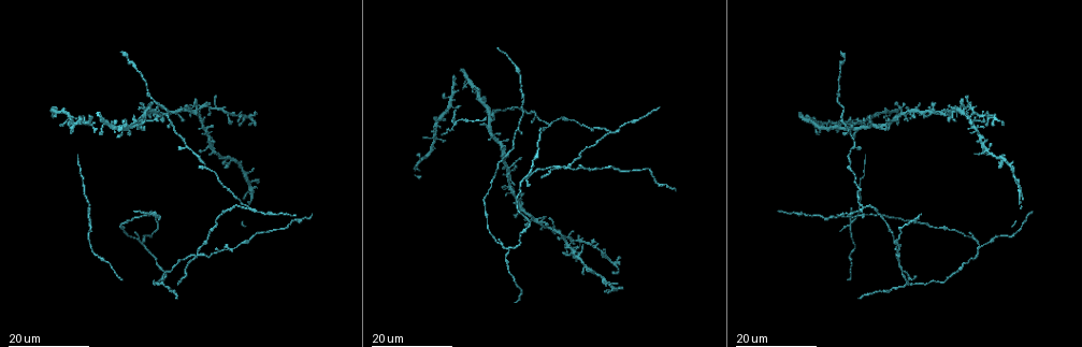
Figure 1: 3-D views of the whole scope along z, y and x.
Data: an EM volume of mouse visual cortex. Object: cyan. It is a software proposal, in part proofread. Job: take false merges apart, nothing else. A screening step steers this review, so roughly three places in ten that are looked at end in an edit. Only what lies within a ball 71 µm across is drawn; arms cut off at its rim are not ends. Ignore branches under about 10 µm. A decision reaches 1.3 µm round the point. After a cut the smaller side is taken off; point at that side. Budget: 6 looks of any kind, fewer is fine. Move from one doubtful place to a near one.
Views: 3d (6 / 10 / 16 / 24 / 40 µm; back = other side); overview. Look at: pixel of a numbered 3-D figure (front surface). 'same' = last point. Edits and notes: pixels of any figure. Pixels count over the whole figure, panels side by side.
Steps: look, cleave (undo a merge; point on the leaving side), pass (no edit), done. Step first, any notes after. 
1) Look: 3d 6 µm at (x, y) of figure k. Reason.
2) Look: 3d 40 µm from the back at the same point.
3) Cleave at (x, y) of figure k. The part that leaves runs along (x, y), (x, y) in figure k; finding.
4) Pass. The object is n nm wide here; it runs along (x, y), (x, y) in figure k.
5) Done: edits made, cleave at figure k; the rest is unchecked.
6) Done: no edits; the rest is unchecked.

Look: 3d 16 µm at (160, 281) of figure 1. Three-way junction.

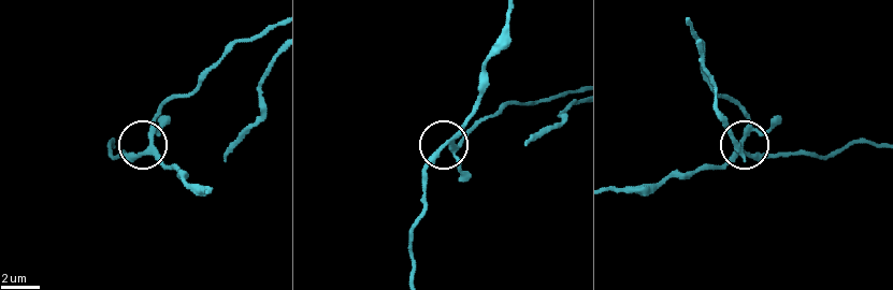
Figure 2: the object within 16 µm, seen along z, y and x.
Look: 3d 6 µm at (147, 149) of figure 2. Closer look.

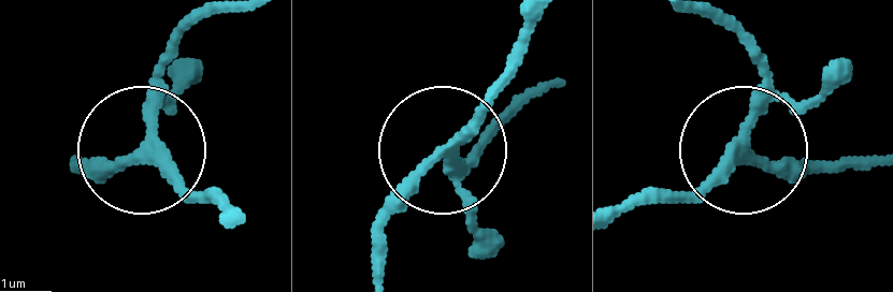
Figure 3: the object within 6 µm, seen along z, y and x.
Look: 3d 6 µm from the back at (444, 150) of figure 3.

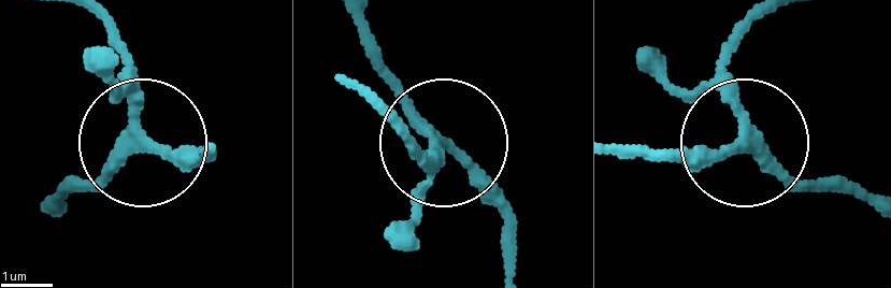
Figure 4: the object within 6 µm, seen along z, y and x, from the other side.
Pass. The object is 220 nm wide here; it runs along (95, 14), (125, 53), (142, 147), (60, 189) in figure 4; one neuron here.

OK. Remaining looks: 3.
Look: 3d 24 µm at (560, 169) of figure 1. Four-way junction.

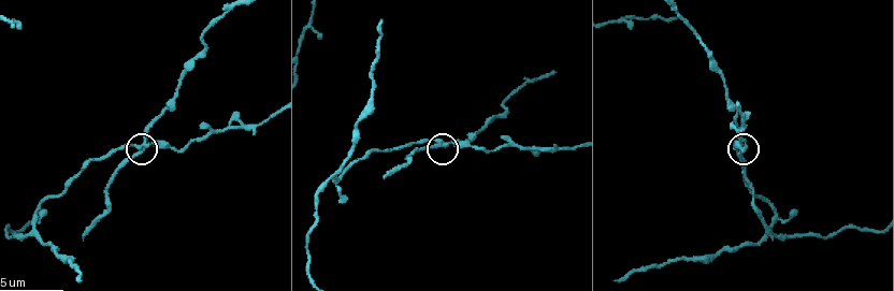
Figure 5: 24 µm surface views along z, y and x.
Look: 3d 10 µm at (143, 145) of figure 5.

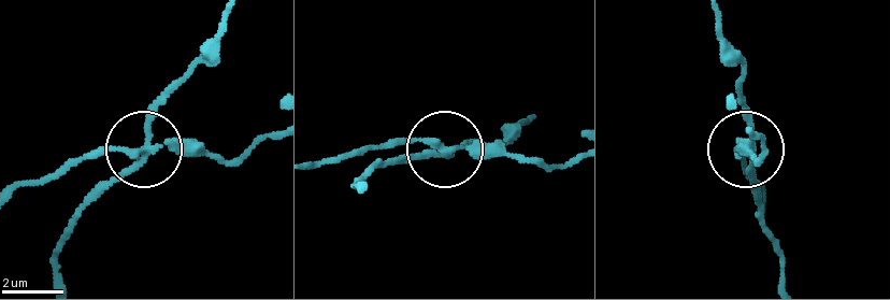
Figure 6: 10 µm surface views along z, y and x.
Cleave at (149, 104) of figure 6. The object is 240 nm wide here; the part that leaves runs along (144, 150), (146, 114), (220, 22) in figure 6; two neurons meet here.

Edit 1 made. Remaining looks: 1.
Done: edits made, cleave at figure 6; the rest is unchecked.

